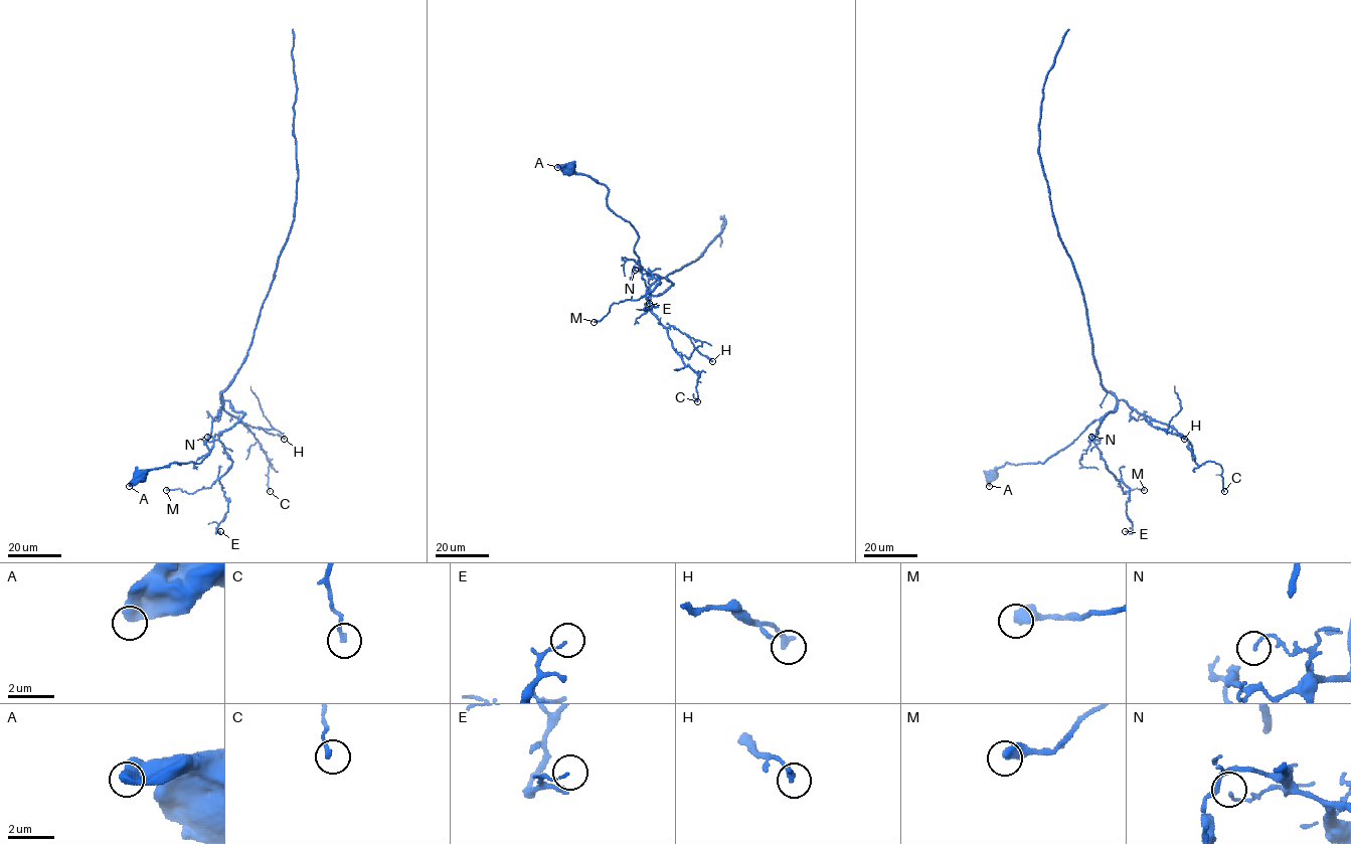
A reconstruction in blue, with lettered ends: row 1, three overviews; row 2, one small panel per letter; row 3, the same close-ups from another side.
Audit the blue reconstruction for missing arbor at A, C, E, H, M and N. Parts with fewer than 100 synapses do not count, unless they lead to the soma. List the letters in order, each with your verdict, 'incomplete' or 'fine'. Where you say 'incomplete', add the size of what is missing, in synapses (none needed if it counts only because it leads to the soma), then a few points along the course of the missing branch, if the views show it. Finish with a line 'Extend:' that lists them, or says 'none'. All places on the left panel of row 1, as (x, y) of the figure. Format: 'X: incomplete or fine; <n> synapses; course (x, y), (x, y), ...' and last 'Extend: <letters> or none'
A: fine
C: fine
E: fine
H: fine
M: fine
N: fine
Extend: none

